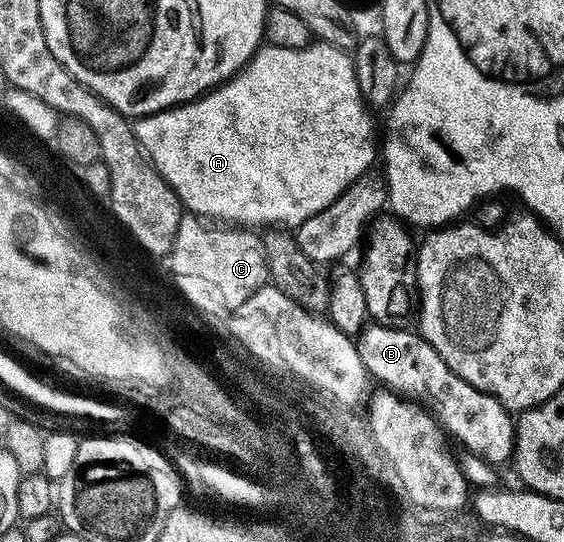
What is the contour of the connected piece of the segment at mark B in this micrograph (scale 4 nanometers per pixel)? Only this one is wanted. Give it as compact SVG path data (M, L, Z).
M373 324L373 327L359 338L359 349L363 364L369 370L370 379L382 382L393 390L401 390L405 398L426 406L428 412L441 424L446 435L458 438L471 453L493 466L501 466L504 462L512 463L517 448L518 427L515 425L515 418L510 411L506 410L497 399L490 394L484 394L467 384L458 376L453 369L445 362L440 352L434 348L428 340L417 334L408 334L408 329L394 328L389 324Z

